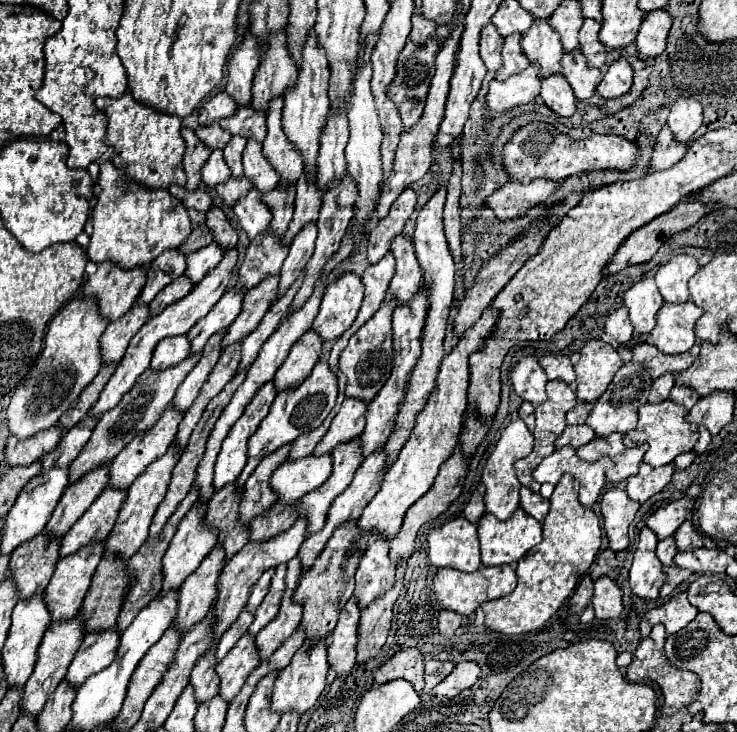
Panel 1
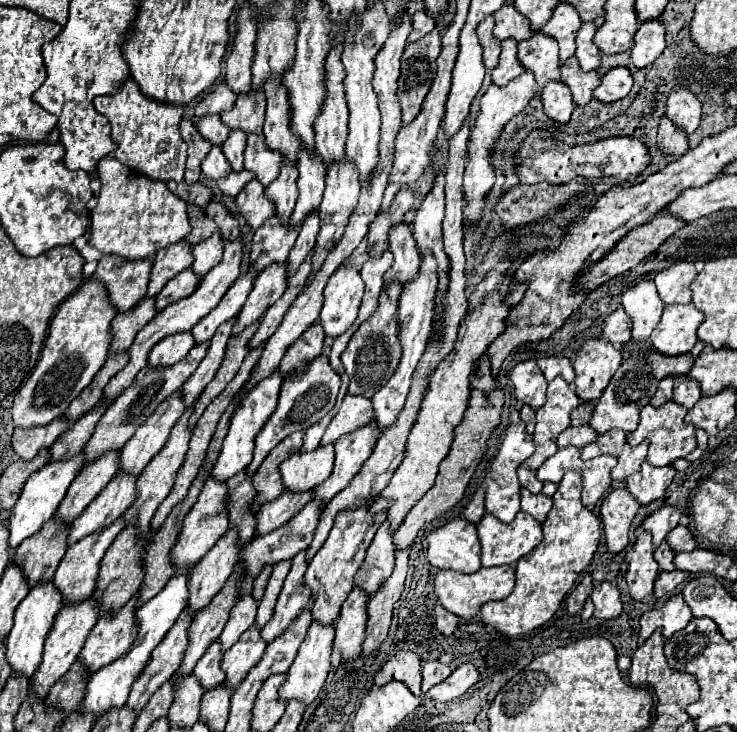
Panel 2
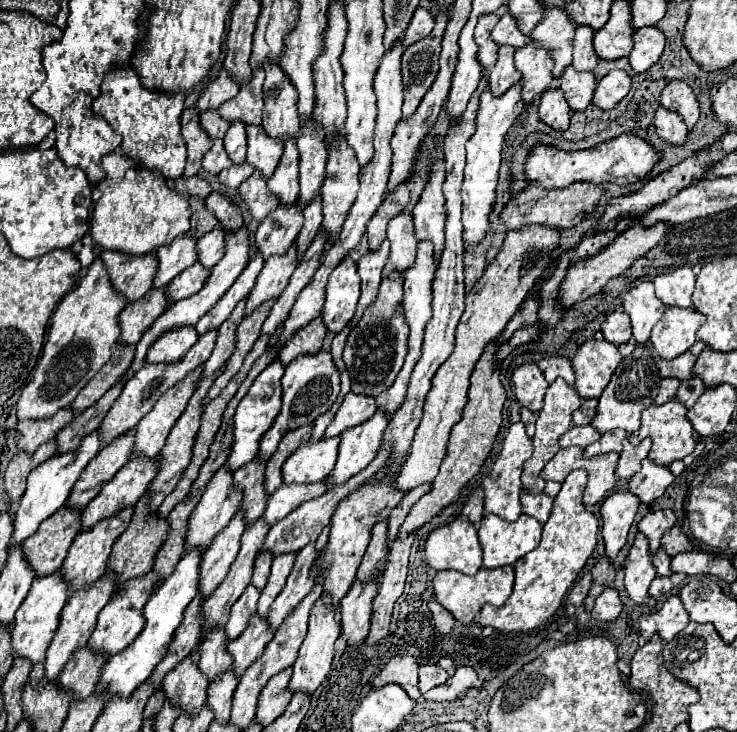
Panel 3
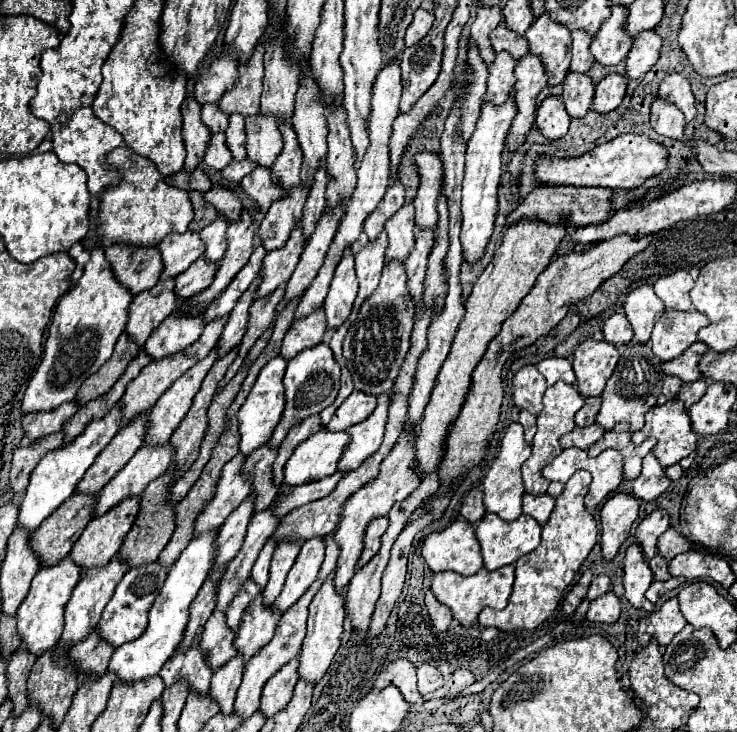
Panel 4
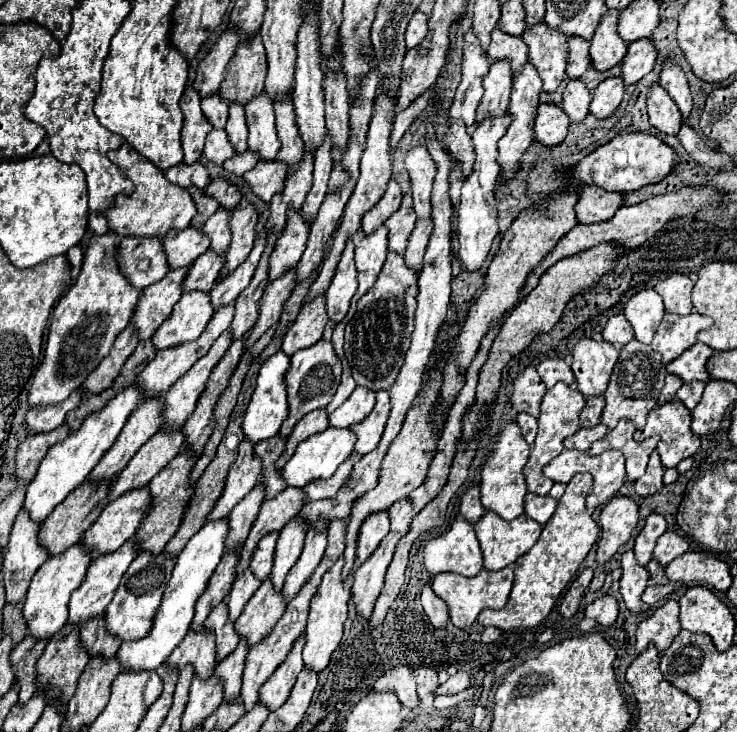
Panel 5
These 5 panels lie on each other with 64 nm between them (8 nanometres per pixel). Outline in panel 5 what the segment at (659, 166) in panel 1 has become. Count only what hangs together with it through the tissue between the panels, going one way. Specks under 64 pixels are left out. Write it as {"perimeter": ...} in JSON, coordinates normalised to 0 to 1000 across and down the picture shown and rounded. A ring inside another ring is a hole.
{"perimeter":[[[893,109],[885,115],[885,120],[879,126],[877,145],[879,145],[882,169],[887,175],[893,175],[896,180],[909,183],[909,186],[917,186],[920,183],[925,156],[917,148],[915,137],[906,131],[906,126],[901,126],[901,120],[896,120]]]}

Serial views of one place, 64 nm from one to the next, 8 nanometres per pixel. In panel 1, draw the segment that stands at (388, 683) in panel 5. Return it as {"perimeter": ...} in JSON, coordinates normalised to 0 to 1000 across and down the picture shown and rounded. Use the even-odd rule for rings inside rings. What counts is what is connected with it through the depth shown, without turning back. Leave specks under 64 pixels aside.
{"perimeter":[[[551,885],[551,888],[537,891],[524,907],[518,907],[510,915],[507,929],[510,929],[510,934],[524,934],[529,929],[545,926],[545,929],[554,929],[562,937],[562,943],[570,948],[575,940],[573,923],[575,923],[573,893],[564,885]]]}

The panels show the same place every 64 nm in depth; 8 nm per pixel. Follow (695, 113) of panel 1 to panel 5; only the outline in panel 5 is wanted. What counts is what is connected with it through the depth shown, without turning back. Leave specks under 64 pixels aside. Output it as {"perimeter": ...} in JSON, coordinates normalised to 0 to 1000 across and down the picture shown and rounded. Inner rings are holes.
{"perimeter":[[[904,85],[896,98],[896,117],[912,131],[912,137],[920,142],[923,153],[928,158],[939,150],[939,128],[934,123],[934,109],[925,98],[925,93],[915,85]]]}

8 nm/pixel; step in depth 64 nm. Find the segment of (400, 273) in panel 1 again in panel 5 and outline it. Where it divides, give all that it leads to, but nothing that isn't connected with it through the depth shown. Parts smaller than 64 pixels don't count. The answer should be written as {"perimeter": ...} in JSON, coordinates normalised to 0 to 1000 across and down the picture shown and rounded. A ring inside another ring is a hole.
{"perimeter":[[[551,262],[545,268],[543,284],[521,303],[521,309],[529,314],[526,342],[548,347],[551,333],[554,333],[554,322],[562,314],[562,303],[564,303],[564,292],[562,292],[562,284],[559,284],[559,270],[556,270],[556,262]]]}

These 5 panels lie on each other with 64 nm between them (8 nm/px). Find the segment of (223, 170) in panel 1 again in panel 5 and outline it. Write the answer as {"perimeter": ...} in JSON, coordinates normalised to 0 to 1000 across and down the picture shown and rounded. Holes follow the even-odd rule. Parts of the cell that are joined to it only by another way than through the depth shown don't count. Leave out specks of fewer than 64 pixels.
{"perimeter":[[[285,178],[280,199],[277,199],[277,210],[293,227],[301,227],[304,219],[309,219],[318,210],[318,202],[304,178]]]}

